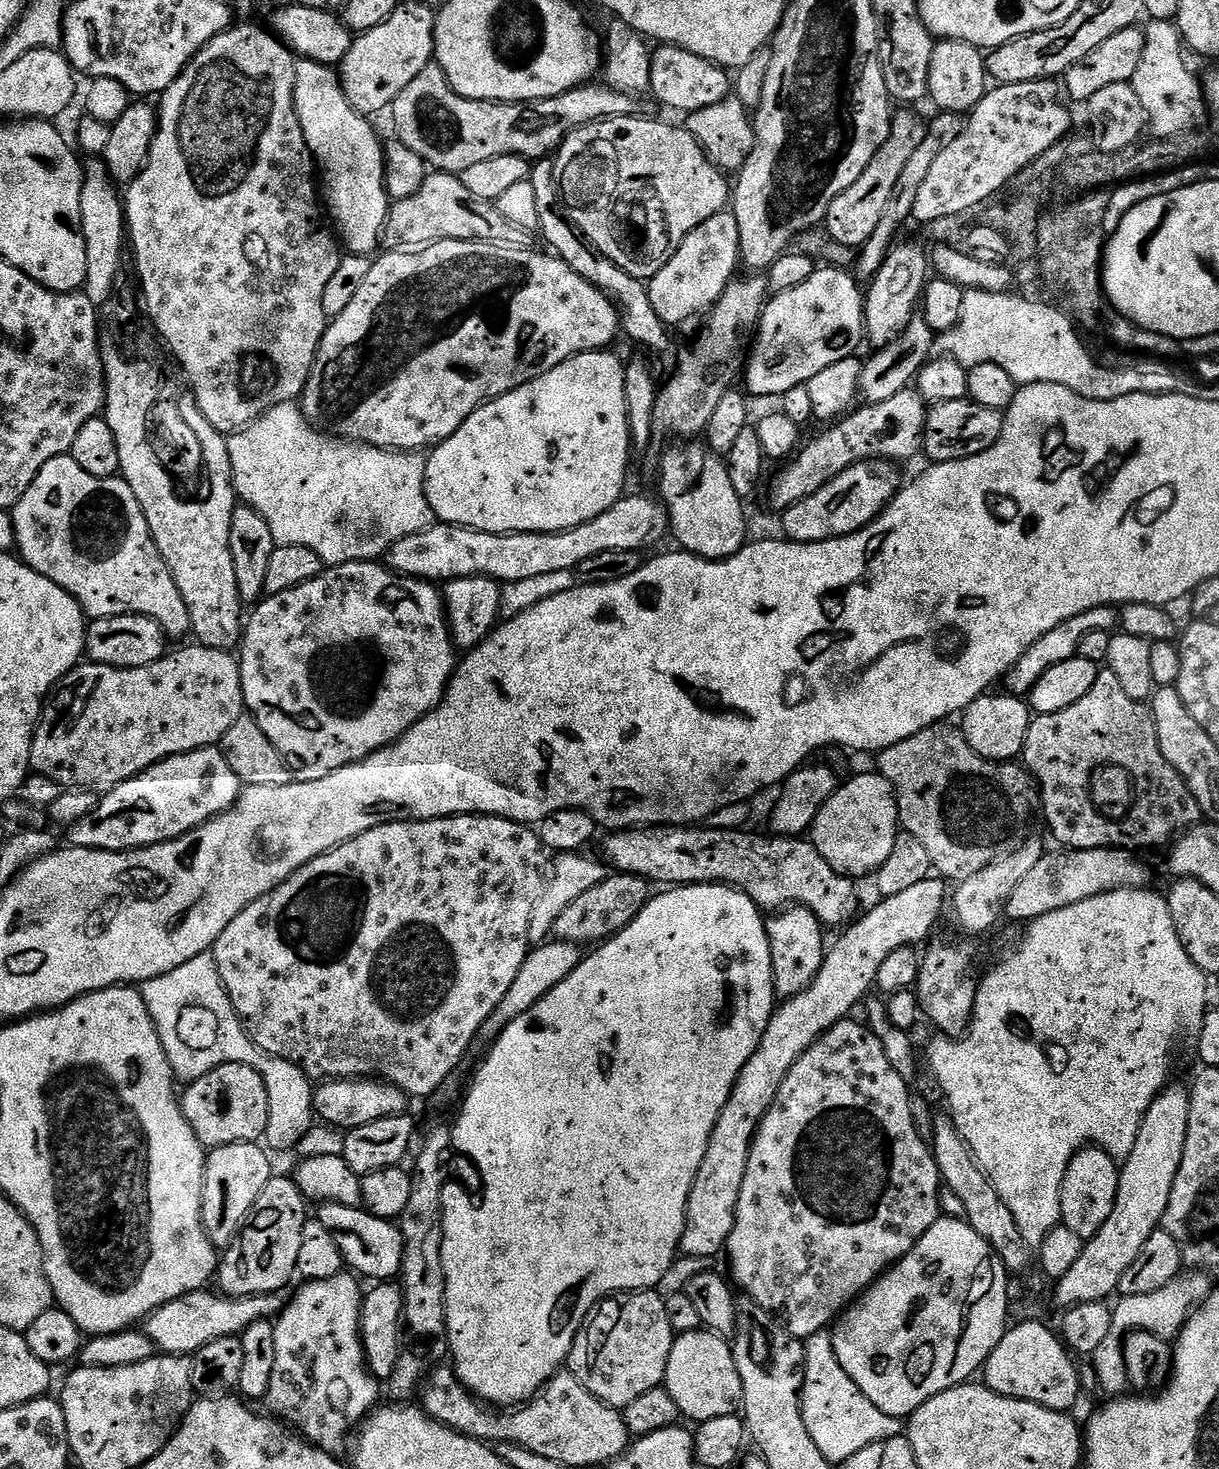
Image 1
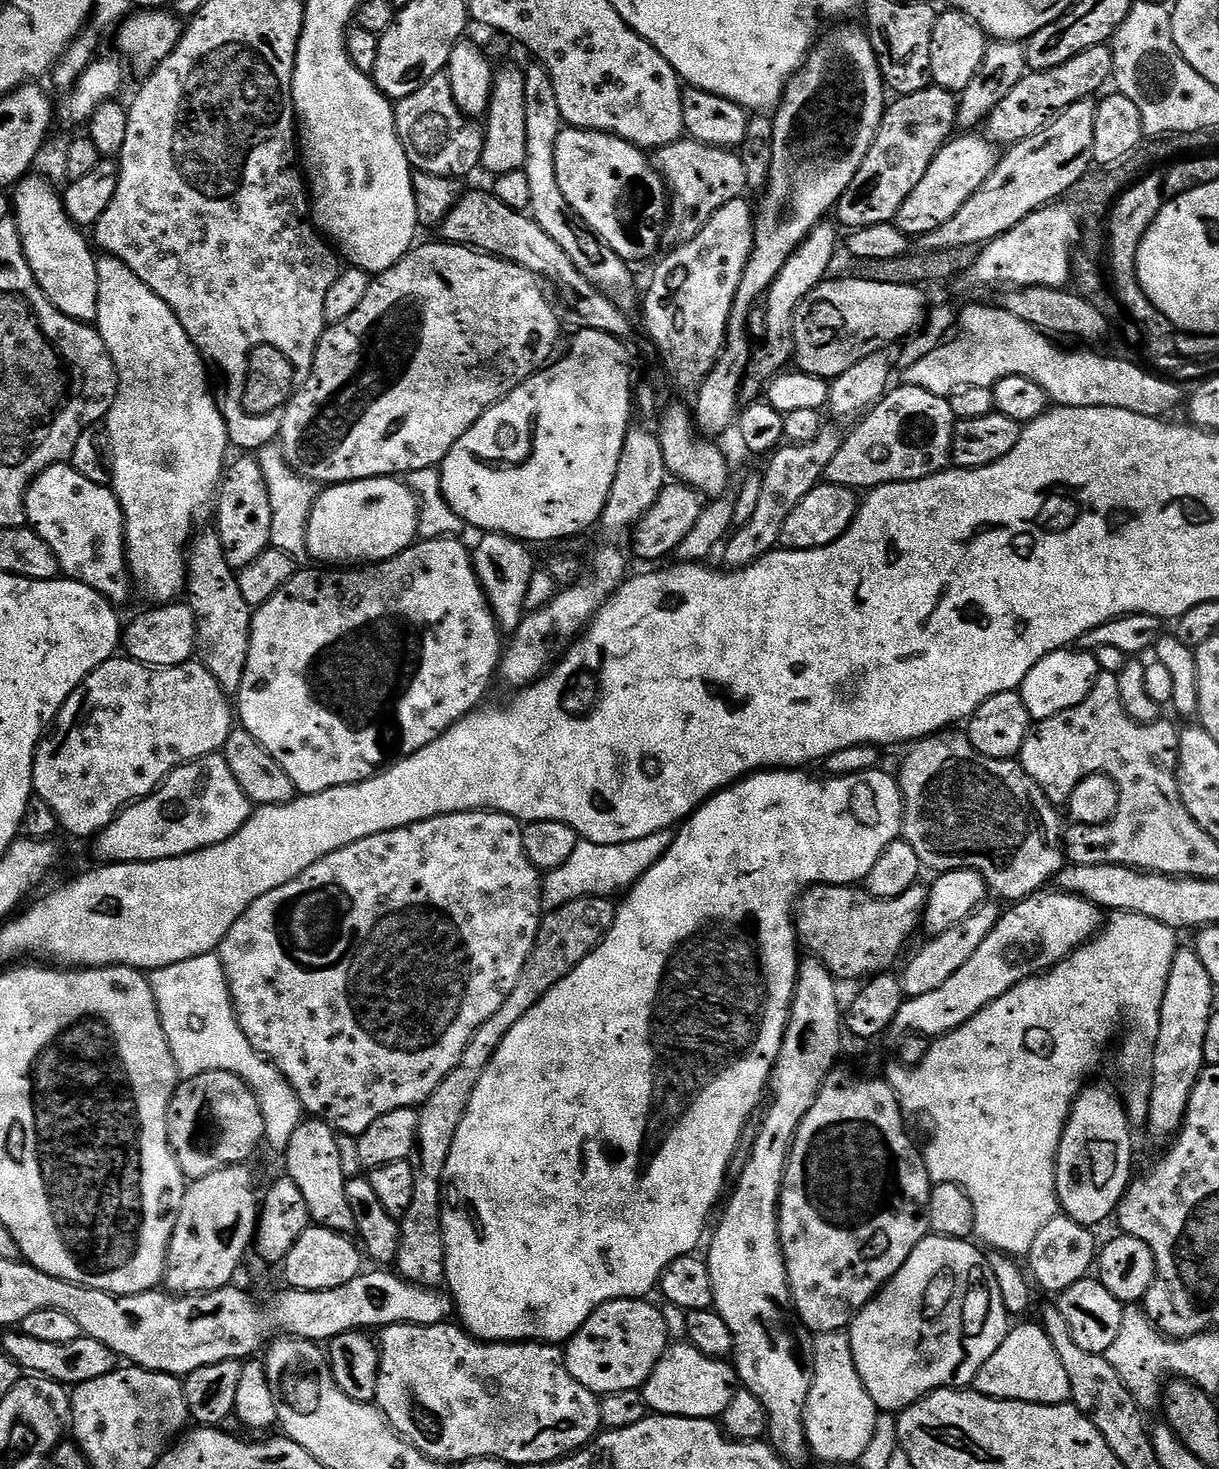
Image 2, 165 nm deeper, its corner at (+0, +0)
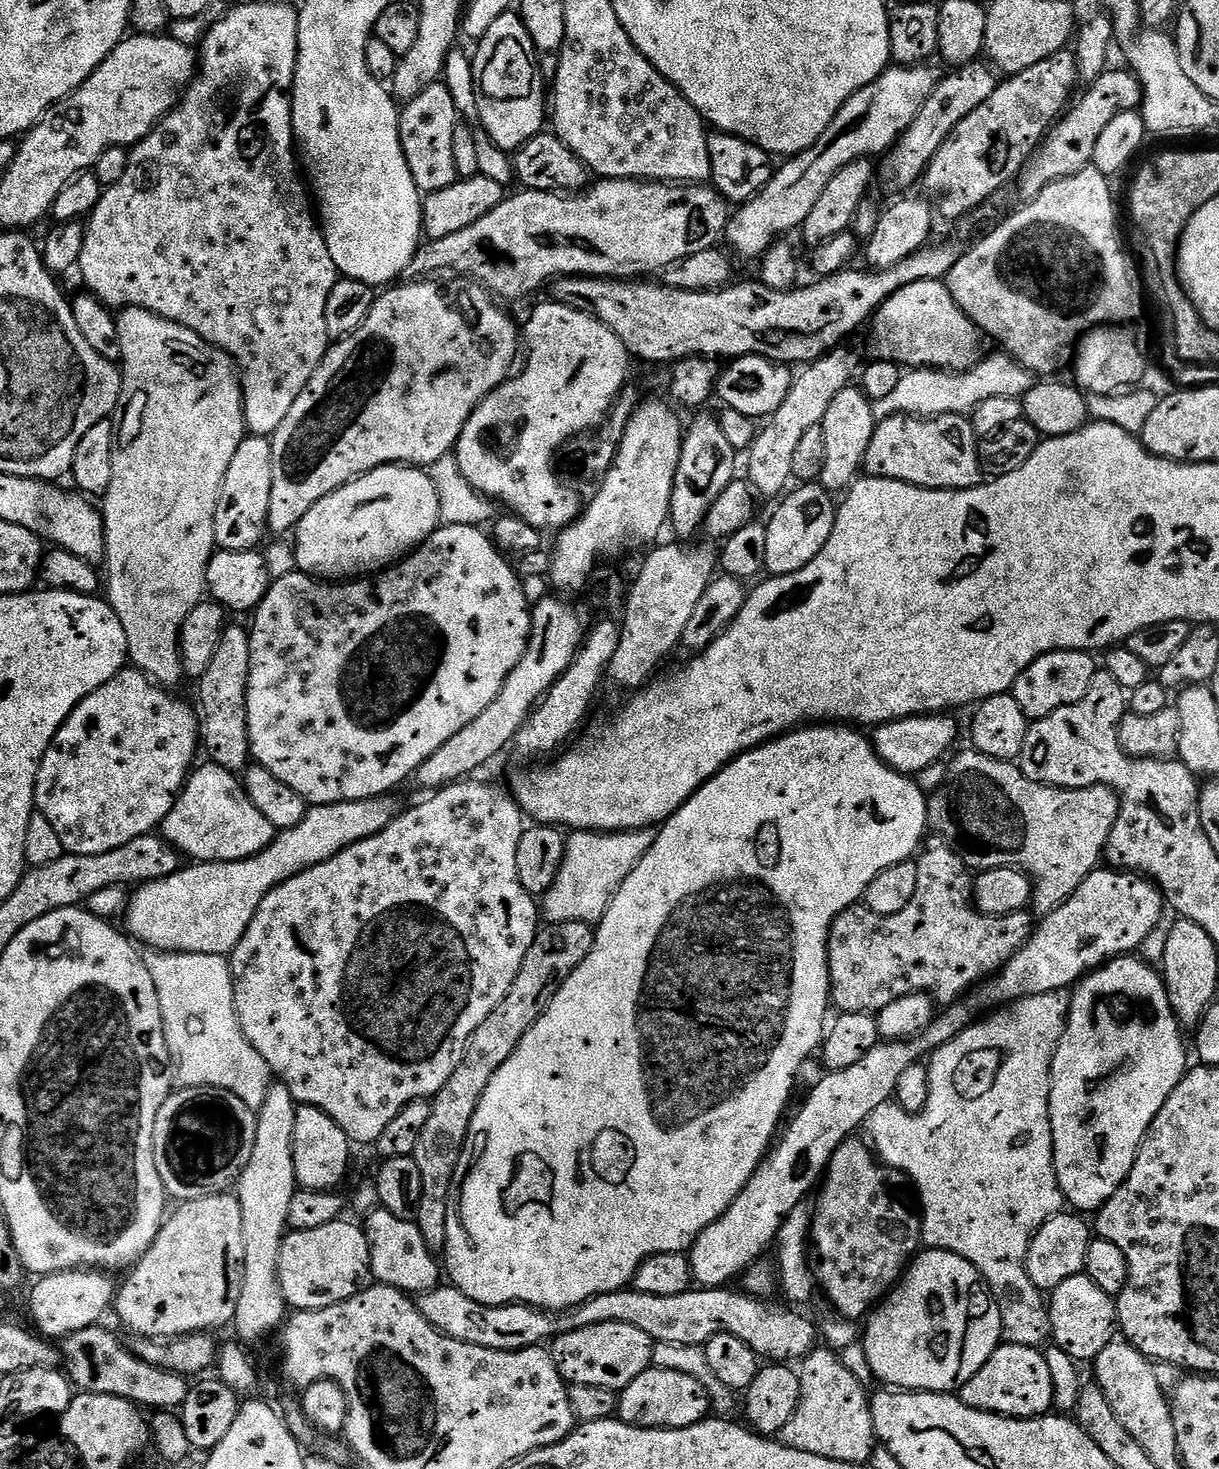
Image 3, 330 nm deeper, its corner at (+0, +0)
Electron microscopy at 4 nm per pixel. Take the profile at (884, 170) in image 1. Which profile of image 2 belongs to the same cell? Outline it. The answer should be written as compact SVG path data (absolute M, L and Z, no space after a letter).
M929 86L918 90L918 94L909 96L896 96L895 99L885 107L884 117L878 126L878 134L874 138L874 146L870 146L870 154L866 154L866 162L854 174L854 182L842 194L842 198L836 203L834 209L835 219L841 229L855 230L866 226L878 226L879 224L890 224L895 221L898 210L902 210L902 202L910 198L910 190L922 182L922 174L930 170L930 162L942 150L942 146L953 139L956 127L956 107L958 100L951 92L944 88Z

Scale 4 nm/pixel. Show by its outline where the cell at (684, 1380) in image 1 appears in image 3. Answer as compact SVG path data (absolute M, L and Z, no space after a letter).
M655 1366L648 1368L618 1396L618 1419L635 1428L685 1428L699 1420L709 1419L710 1401L707 1390L698 1378L678 1370Z

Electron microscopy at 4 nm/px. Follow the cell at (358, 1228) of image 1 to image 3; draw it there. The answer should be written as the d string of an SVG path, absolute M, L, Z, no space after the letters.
M297 1107L294 1118L294 1174L297 1185L309 1192L330 1192L339 1189L348 1172L348 1155L354 1151L348 1135L322 1110Z

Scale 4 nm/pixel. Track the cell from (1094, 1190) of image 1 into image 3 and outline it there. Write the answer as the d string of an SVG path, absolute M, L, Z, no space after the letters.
M1129 954L1101 964L1071 989L1068 1021L1052 1059L1050 1126L1054 1170L1065 1201L1080 1214L1095 1213L1120 1189L1134 1166L1148 1127L1190 1067L1190 1048L1184 1045L1186 1032L1170 1006L1164 977L1152 969L1155 967L1151 963L1136 958Z

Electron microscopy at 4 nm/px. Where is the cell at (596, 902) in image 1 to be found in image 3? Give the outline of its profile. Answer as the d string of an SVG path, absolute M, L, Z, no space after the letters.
M562 922L541 927L534 938L534 946L530 946L526 958L522 958L522 970L518 970L518 978L514 978L514 986L510 986L506 998L502 998L502 1002L498 1002L498 1006L494 1006L490 1018L486 1018L486 1022L482 1022L482 1026L478 1026L478 1030L474 1030L458 1070L454 1070L454 1074L450 1074L450 1082L446 1082L446 1086L442 1086L442 1090L438 1090L438 1094L431 1097L430 1119L426 1121L426 1127L422 1129L422 1138L418 1138L415 1155L418 1170L422 1174L422 1198L418 1202L414 1223L422 1230L422 1238L426 1238L428 1248L440 1250L443 1249L446 1242L448 1199L452 1197L454 1174L458 1170L458 1162L468 1137L470 1122L474 1118L474 1110L478 1110L478 1102L482 1098L486 1086L490 1086L490 1078L494 1078L494 1074L498 1074L498 1066L502 1066L502 1062L506 1062L506 1058L510 1058L510 1054L514 1054L518 1042L522 1042L522 1038L531 1030L534 1022L538 1022L541 1012L546 1007L546 998L552 997L566 982L566 978L570 978L570 974L574 974L574 970L578 966L582 966L586 954L590 954L593 946L594 928L591 924Z

